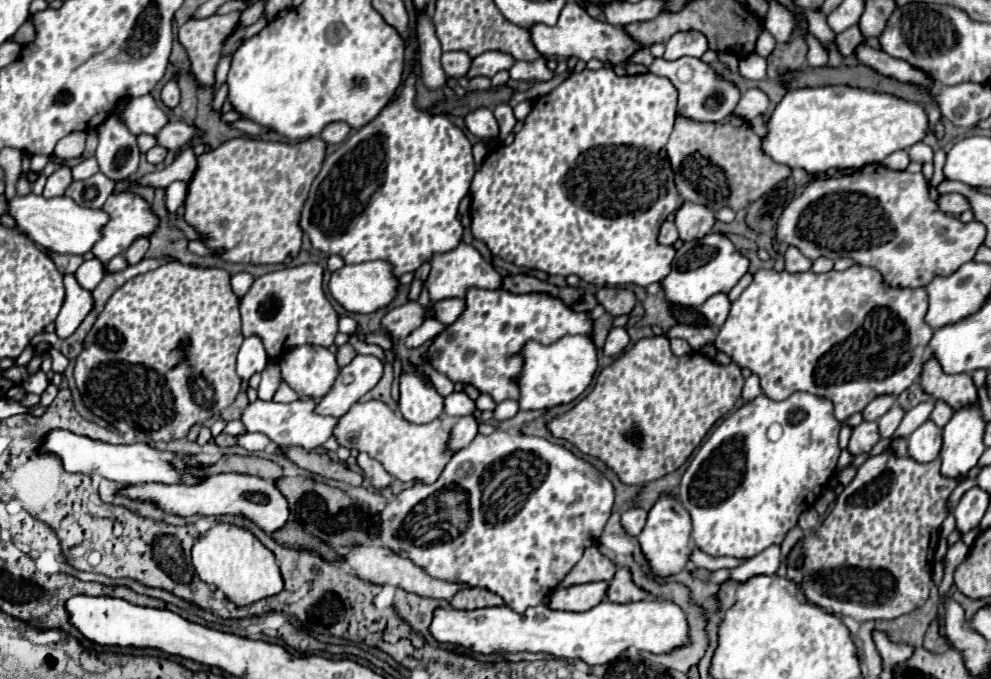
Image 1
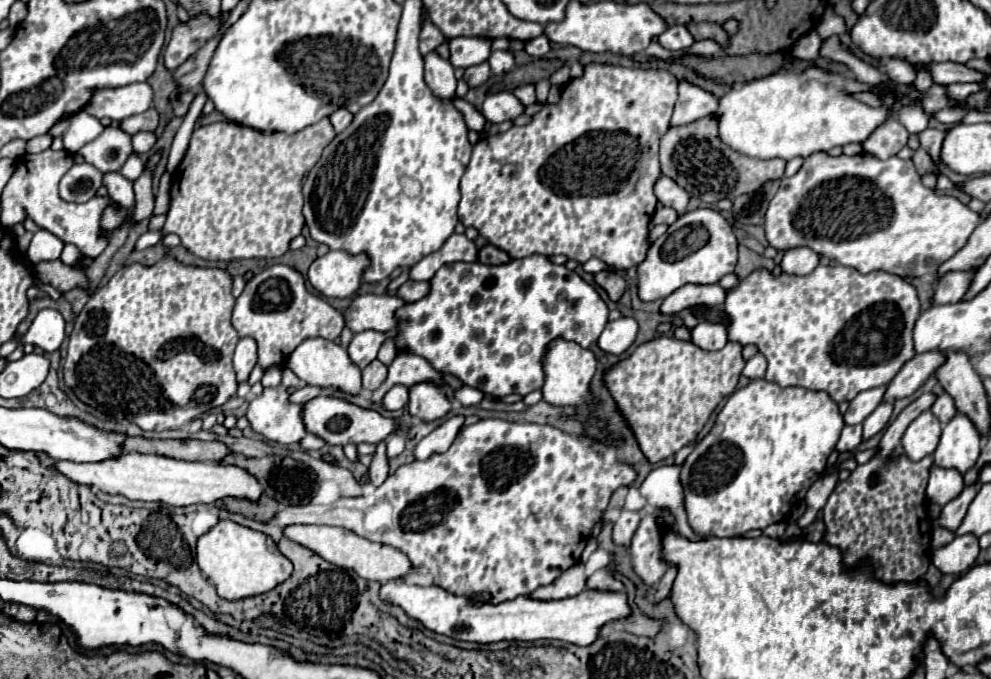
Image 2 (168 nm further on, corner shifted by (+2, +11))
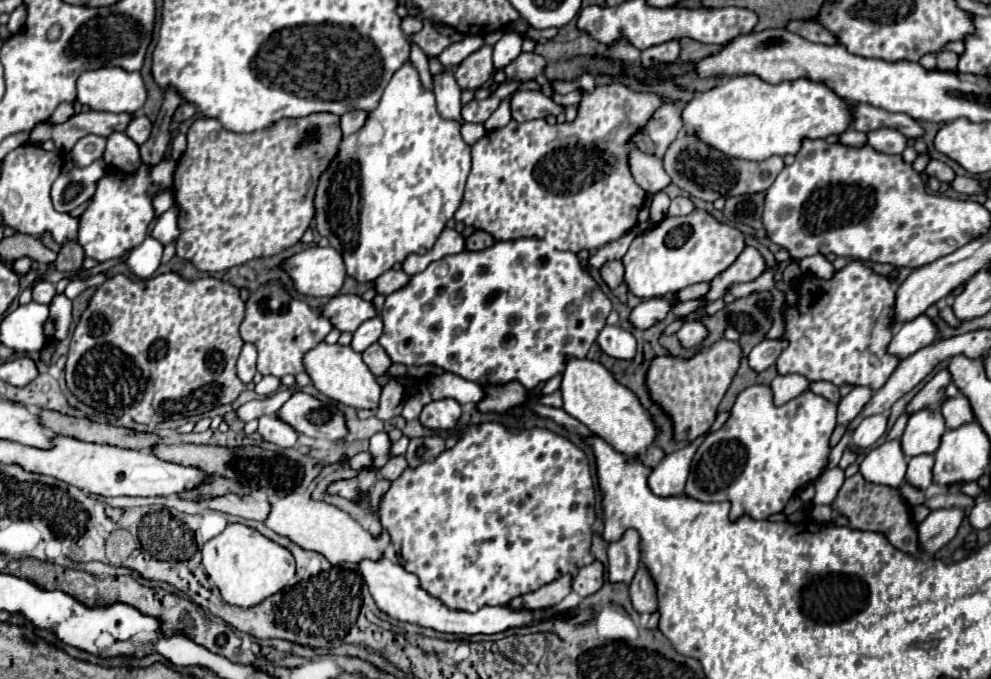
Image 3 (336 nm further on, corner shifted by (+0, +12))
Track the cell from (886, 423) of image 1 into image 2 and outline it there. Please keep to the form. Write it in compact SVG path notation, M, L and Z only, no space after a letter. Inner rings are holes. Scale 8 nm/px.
M883 401L863 423L863 439L869 439L873 435L877 435L881 429L885 429L885 425L889 423L889 417L893 413L893 401Z

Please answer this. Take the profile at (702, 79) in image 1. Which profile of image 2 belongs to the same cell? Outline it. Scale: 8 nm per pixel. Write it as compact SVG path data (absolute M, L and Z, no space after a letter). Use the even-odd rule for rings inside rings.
M687 79L679 81L679 99L671 117L671 125L687 125L701 117L713 115L719 107L719 97L703 87L689 83Z

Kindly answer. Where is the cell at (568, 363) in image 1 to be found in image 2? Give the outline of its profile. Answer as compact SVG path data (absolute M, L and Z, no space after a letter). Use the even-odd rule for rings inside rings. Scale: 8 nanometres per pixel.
M563 337L549 343L547 353L543 357L543 371L545 371L545 383L541 387L543 401L559 407L577 407L579 413L589 413L589 383L595 373L595 355L591 349L581 347L575 341L567 341Z

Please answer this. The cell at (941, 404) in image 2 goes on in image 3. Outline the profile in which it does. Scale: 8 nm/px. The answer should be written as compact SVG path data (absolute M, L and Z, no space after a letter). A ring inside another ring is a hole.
M959 392L955 398L947 400L941 408L943 416L945 416L945 422L947 422L947 428L959 428L963 424L969 424L975 420L975 414L973 414L973 408L969 404L969 400Z

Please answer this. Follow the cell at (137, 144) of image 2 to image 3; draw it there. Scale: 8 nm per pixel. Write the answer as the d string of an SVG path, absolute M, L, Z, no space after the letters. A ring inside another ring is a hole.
M137 114L129 124L127 124L127 130L125 134L135 142L135 144L143 144L147 138L149 138L149 132L151 132L151 122L145 114Z

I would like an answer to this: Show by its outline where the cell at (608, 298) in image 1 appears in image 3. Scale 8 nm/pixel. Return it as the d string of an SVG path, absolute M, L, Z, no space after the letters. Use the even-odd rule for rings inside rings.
M611 260L601 266L601 278L611 290L623 282L623 274L625 274L625 270L623 270L621 260Z

